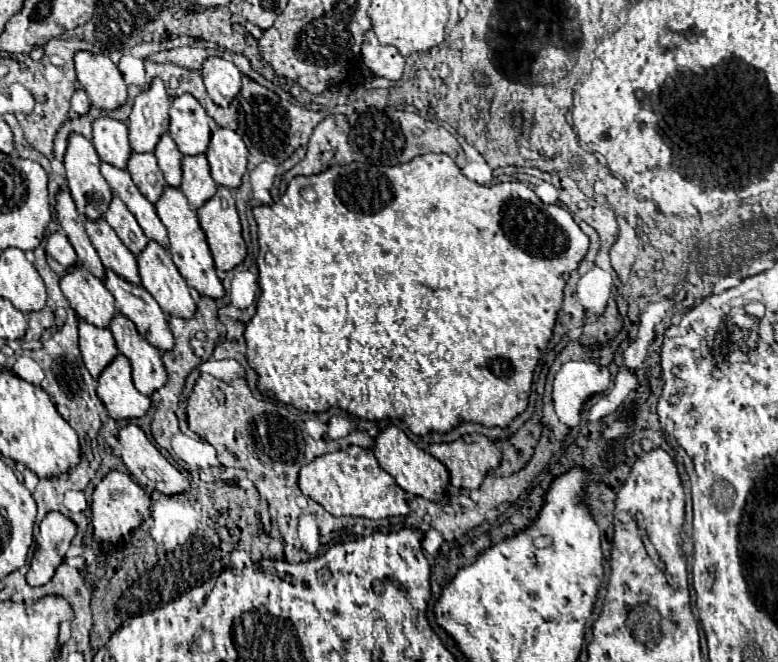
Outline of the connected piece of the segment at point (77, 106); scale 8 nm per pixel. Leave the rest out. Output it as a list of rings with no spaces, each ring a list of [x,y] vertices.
[[[78,88],[78,90],[74,92],[74,96],[72,96],[72,110],[74,110],[76,114],[84,116],[84,114],[88,112],[88,108],[90,108],[88,94],[86,94],[82,88]]]

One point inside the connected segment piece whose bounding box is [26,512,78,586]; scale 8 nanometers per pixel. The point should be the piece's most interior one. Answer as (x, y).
(56, 531)

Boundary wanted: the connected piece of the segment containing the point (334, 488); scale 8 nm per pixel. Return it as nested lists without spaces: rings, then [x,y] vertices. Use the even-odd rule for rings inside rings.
[[[350,446],[350,454],[336,450],[324,456],[318,456],[310,464],[302,466],[298,486],[304,496],[322,504],[334,516],[362,516],[362,518],[388,518],[388,516],[406,516],[410,512],[406,492],[386,474],[370,448]]]

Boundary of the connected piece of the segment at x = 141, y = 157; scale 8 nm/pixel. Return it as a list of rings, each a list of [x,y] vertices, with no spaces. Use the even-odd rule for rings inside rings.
[[[132,152],[126,170],[140,192],[154,204],[166,186],[164,176],[156,164],[156,156],[152,152]]]

